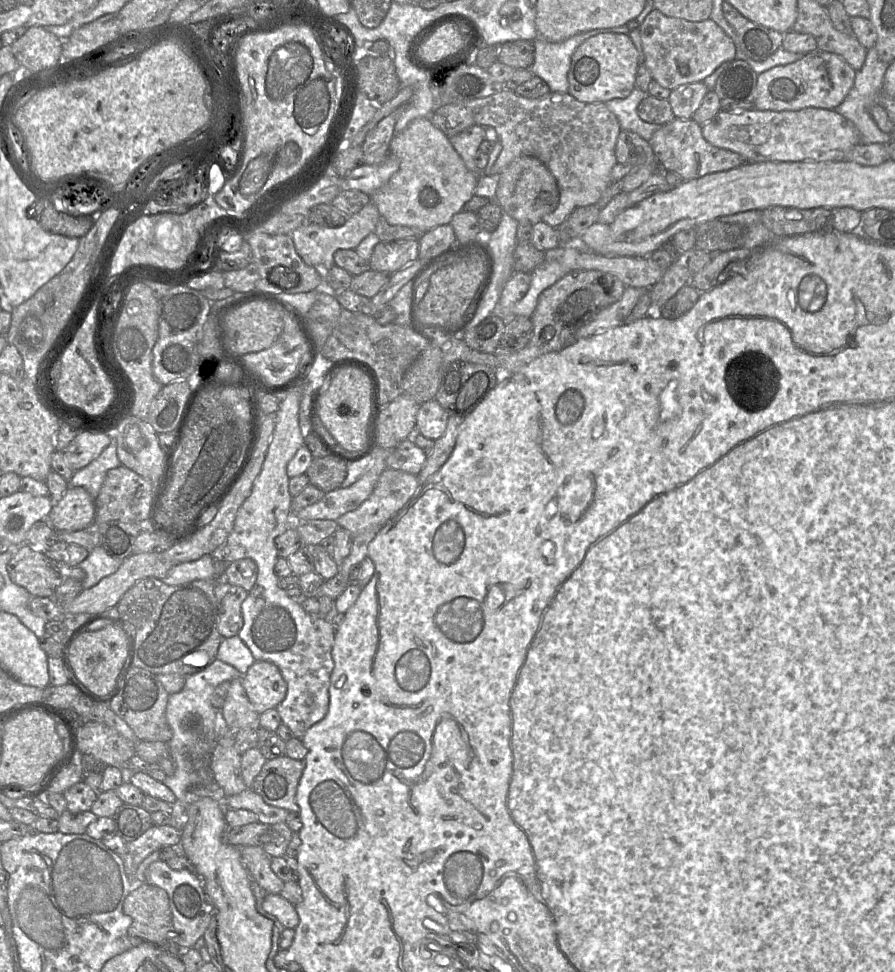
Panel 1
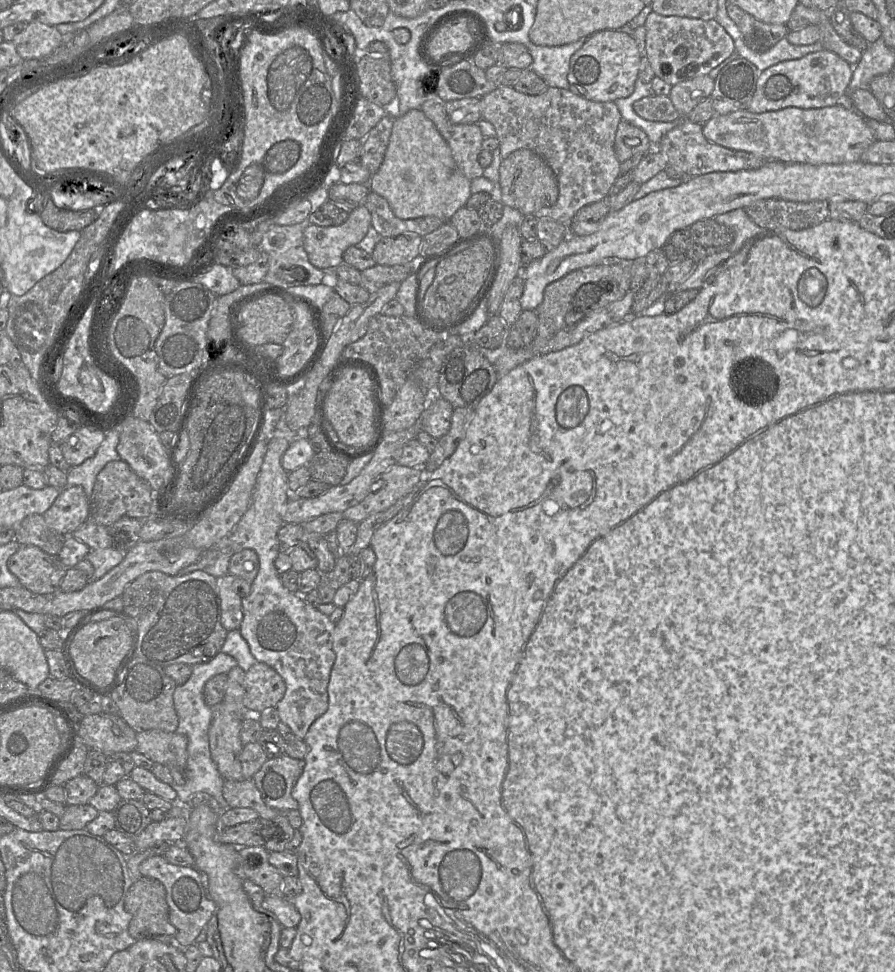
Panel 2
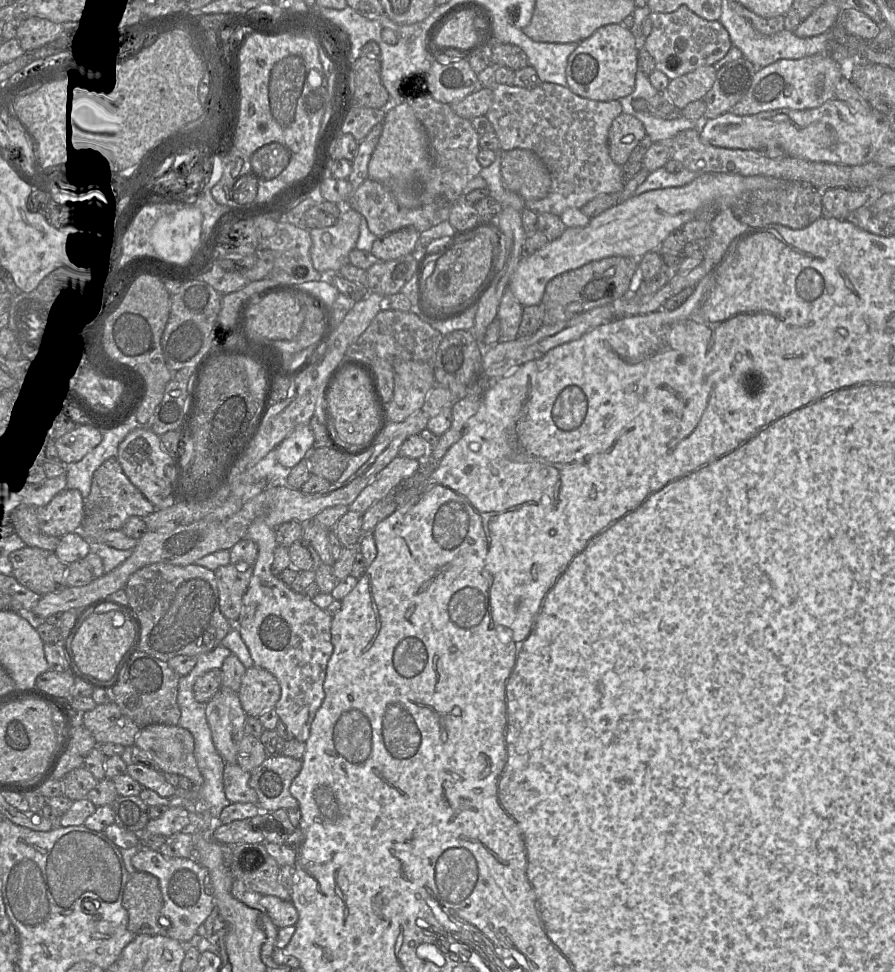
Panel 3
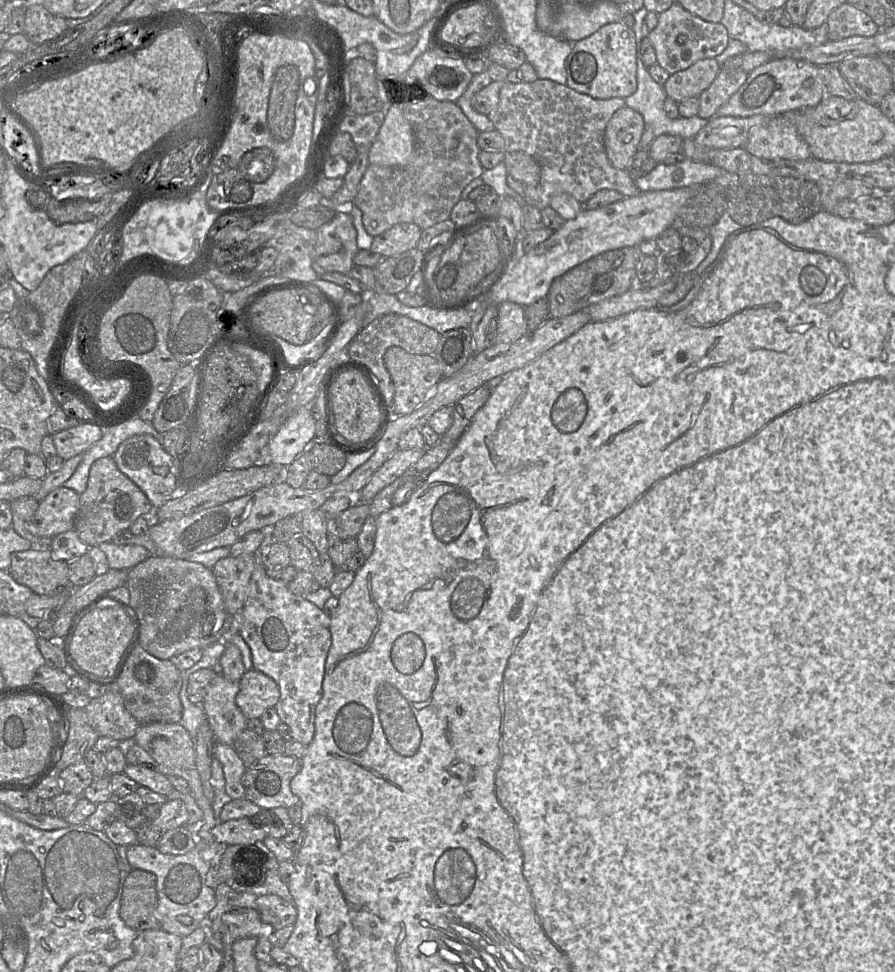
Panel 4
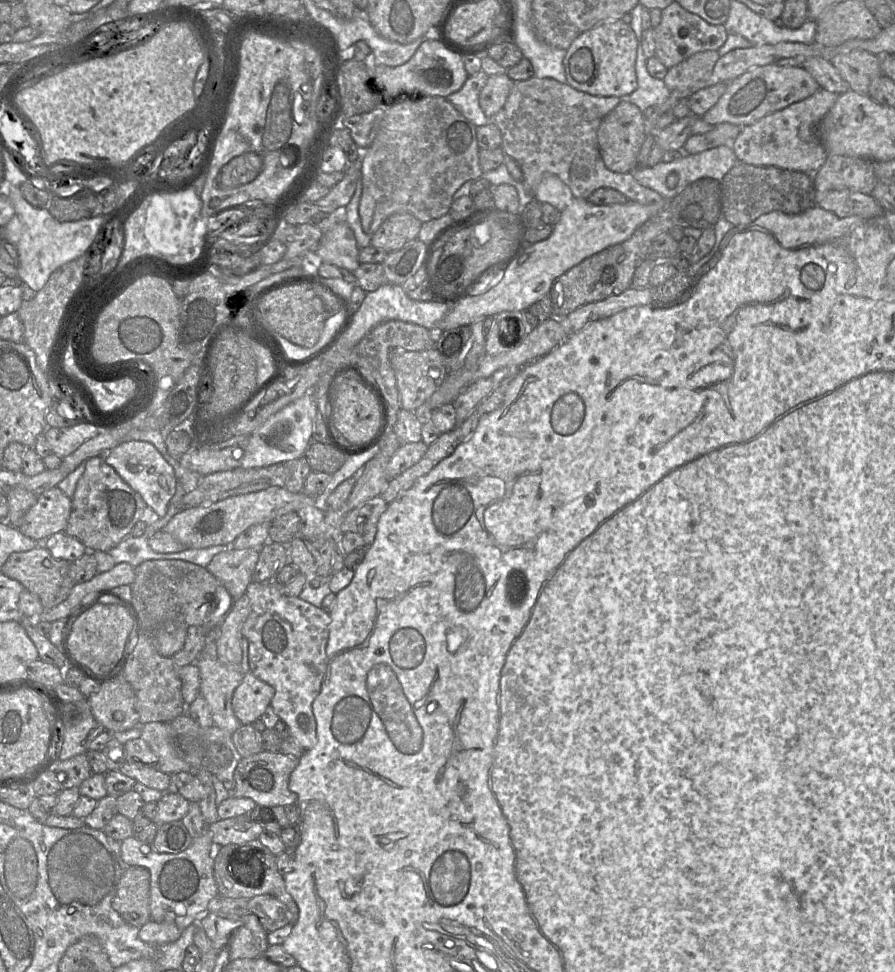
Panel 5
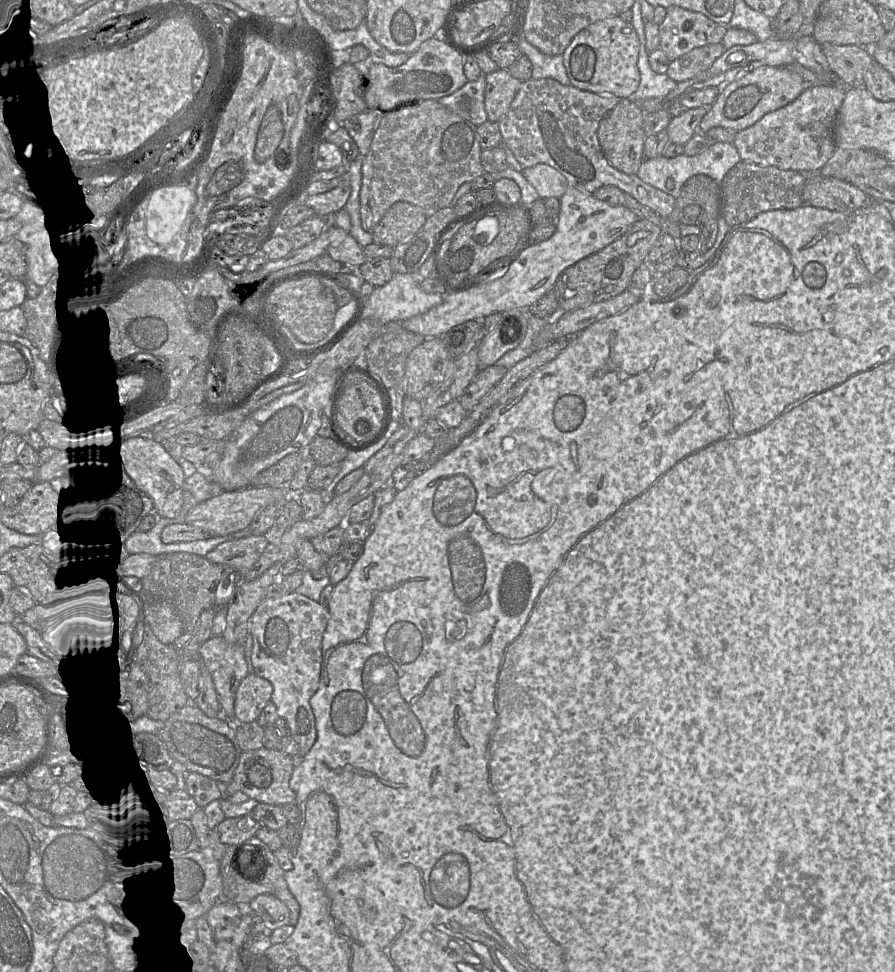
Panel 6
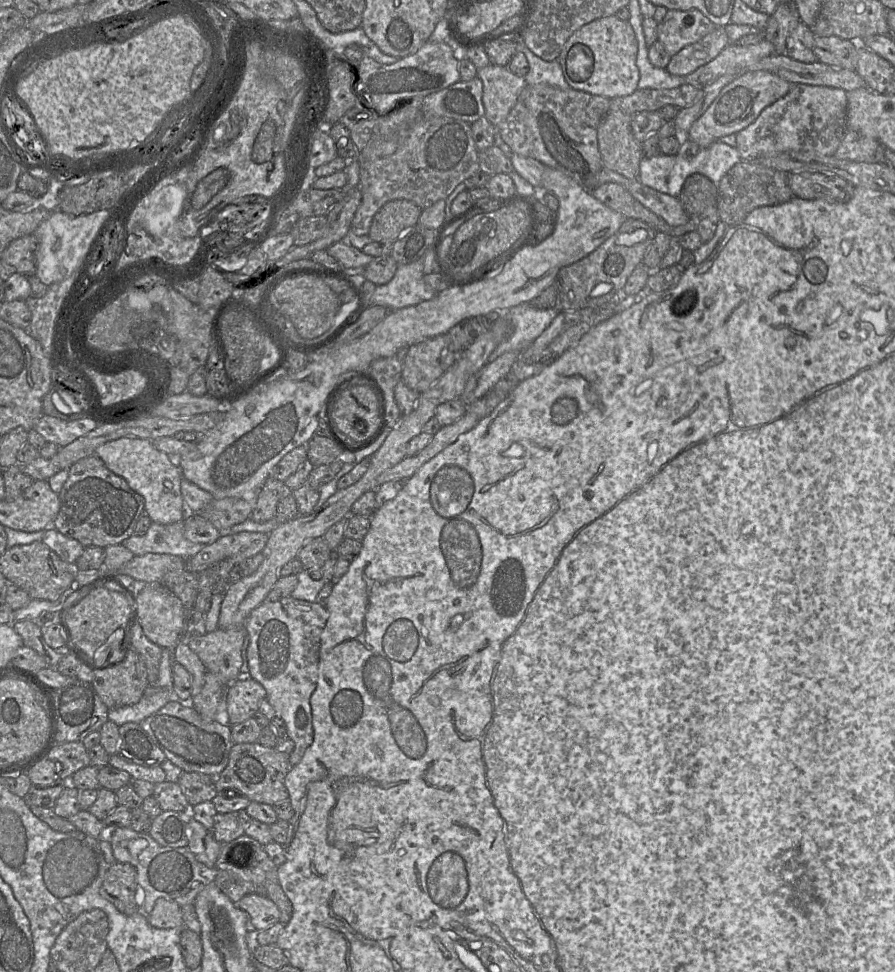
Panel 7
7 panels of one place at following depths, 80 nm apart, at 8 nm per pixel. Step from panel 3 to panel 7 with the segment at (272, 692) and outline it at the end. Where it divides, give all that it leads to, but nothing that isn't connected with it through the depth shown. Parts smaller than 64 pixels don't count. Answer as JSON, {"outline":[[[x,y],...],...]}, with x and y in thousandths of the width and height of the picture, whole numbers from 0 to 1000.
{"outline":[[[282,697],[258,703],[253,711],[254,744],[259,747],[284,738],[297,715],[296,708]]]}

